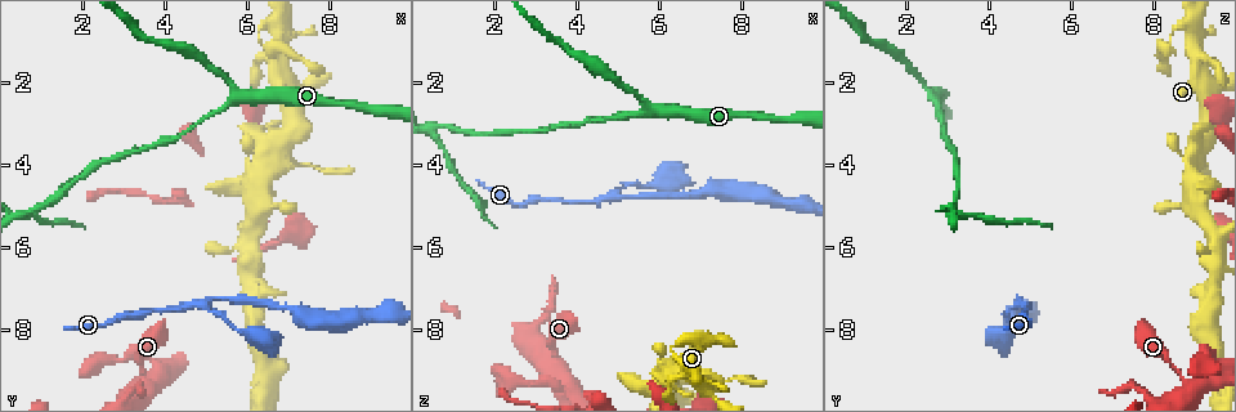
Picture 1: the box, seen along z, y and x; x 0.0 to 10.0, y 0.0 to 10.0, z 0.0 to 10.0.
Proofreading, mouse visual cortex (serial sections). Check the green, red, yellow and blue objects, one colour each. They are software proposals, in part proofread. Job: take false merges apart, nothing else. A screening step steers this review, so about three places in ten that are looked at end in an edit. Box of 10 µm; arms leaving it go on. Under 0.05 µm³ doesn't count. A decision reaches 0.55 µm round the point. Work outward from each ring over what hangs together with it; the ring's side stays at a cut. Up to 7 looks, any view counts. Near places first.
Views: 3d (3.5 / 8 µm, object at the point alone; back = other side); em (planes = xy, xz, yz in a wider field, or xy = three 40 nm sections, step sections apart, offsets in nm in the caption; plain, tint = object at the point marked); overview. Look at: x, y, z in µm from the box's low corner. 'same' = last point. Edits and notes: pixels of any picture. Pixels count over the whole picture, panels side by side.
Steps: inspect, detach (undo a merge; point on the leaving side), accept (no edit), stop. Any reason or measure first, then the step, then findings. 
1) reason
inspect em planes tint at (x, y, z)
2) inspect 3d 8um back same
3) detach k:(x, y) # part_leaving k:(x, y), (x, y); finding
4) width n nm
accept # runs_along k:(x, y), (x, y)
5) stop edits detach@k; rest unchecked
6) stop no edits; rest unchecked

abrupt turn
inspect 3d 3.5um at (6.75, 0.70, 9.00)

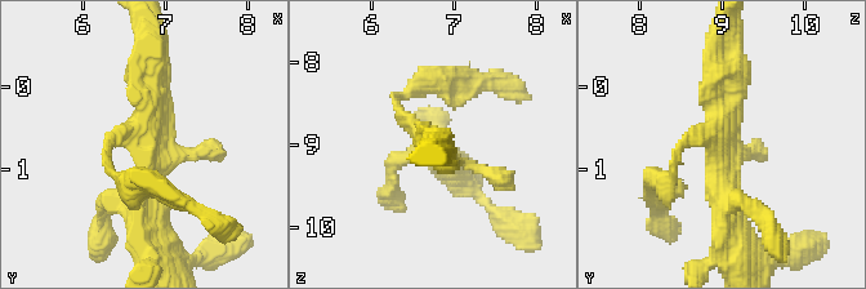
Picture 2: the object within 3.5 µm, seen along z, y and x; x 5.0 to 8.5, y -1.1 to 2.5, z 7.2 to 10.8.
shape alone is not enough
inspect em xy step 1 tint at (6.75, 0.70, 8.90)

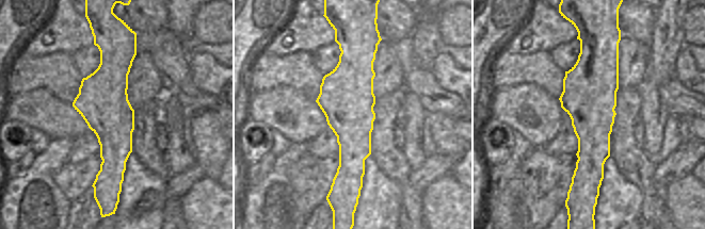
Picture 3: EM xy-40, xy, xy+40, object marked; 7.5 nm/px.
accept # all the same cell

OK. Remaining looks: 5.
three arms meet
inspect 3d 8um at (5.95, 2.40, 2.75)

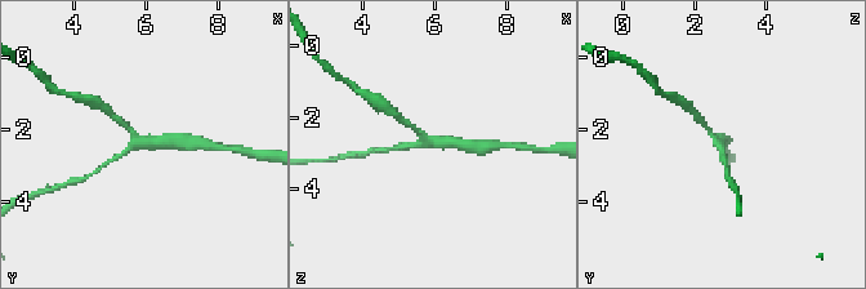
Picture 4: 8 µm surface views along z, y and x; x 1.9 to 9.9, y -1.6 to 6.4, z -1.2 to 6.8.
inspect em xy step 1 tint same

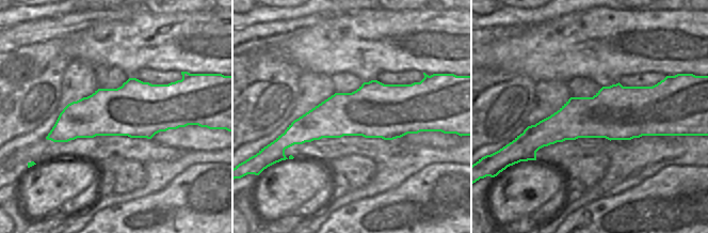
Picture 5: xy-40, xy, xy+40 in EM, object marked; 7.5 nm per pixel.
width 420 nm
accept # runs_along 4:(179, 141), (134, 145), (110, 160); continuous, no second cell

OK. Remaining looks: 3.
branch point
inspect 3d 3.5um at (4.90, 7.40, 4.85)

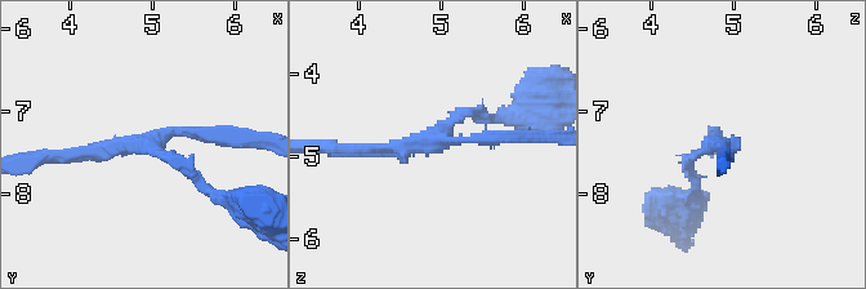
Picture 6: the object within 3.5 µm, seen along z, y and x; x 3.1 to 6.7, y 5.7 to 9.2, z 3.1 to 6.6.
now the EM
inspect em xy step 1 tint at (4.85, 7.35, 4.80)

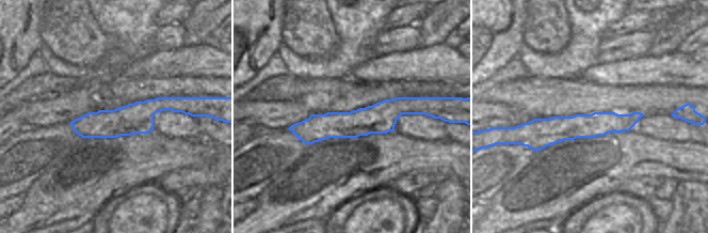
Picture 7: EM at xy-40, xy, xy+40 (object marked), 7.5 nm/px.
width 240 nm
accept # runs_along 6:(54, 154), (138, 146), (173, 129), (224, 137); one cell here

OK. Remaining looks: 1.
stop no edits; rest unchecked

